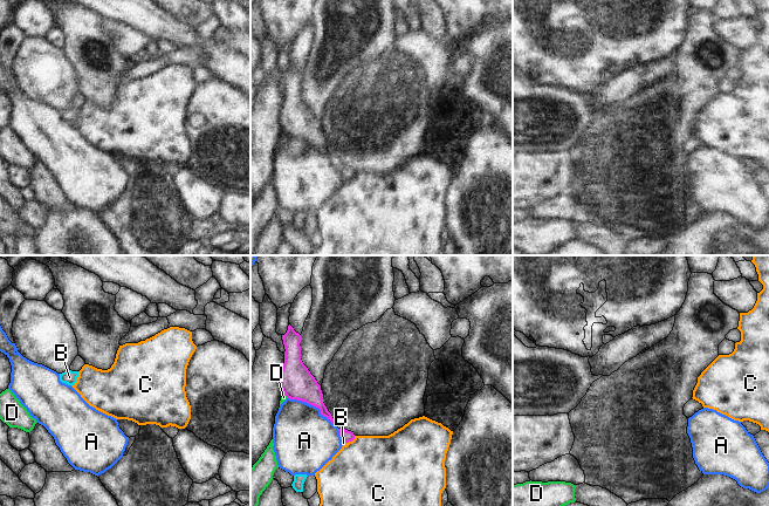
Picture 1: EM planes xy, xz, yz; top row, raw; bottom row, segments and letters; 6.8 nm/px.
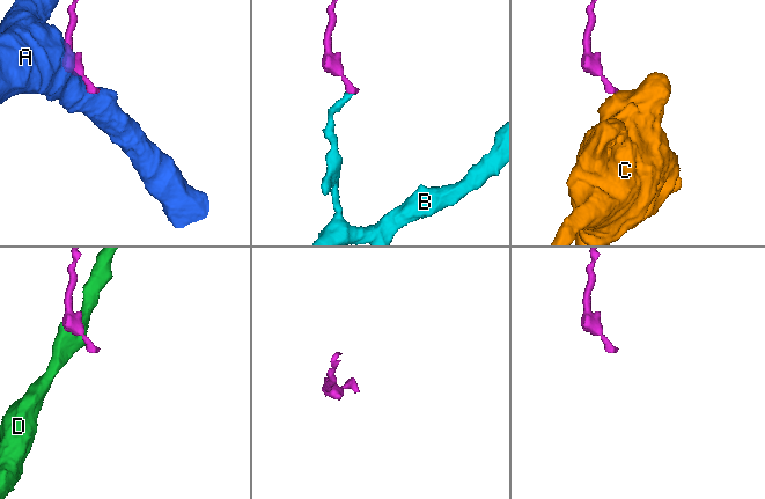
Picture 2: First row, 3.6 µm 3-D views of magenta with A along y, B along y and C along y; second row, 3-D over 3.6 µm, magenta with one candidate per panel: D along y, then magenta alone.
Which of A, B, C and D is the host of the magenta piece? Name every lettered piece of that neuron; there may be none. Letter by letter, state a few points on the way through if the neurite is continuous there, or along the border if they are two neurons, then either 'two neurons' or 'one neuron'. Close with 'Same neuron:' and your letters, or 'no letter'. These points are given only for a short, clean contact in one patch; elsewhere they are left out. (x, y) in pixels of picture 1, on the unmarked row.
A: two neurons
B: runs through xz (347, 173), (344, 178), (343, 180); one neuron
C: border along xz (355, 173), (347, 180); two neurons
D: border along xz (282, 128), (288, 135); two neurons
Same neuron: B

